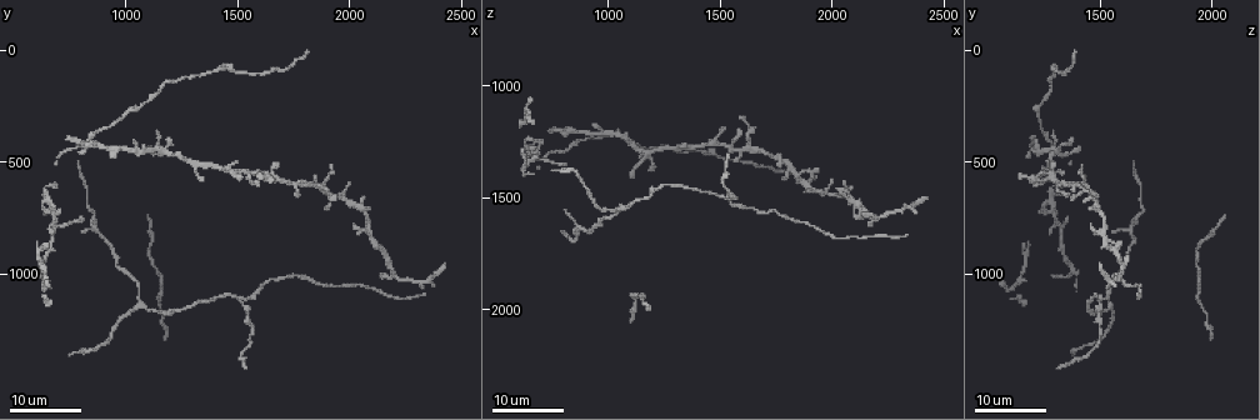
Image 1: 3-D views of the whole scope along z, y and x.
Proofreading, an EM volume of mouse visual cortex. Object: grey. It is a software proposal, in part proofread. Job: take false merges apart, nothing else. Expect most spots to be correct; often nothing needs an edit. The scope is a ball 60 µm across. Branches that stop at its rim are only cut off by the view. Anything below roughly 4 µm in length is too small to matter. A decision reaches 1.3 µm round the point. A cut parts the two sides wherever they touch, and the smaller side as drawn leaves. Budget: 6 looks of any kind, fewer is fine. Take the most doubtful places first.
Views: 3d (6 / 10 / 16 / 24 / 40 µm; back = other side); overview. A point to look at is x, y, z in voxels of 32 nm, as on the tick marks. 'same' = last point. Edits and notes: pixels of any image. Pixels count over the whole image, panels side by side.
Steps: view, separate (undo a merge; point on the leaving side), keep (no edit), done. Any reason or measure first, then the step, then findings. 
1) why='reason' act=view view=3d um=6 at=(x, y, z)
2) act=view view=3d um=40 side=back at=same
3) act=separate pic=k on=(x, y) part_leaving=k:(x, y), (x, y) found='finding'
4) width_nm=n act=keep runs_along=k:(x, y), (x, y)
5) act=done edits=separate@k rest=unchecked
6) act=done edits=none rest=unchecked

why='side arm on a straight run' act=view view=3d um=24 at=(1520, 1140, 1500)

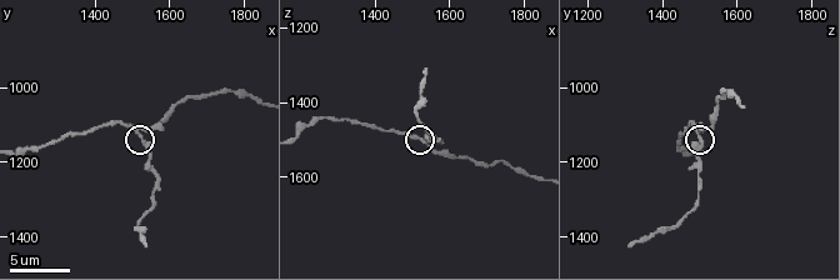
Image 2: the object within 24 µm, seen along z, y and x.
act=view view=3d um=10 at=(1520, 1130, 1490)

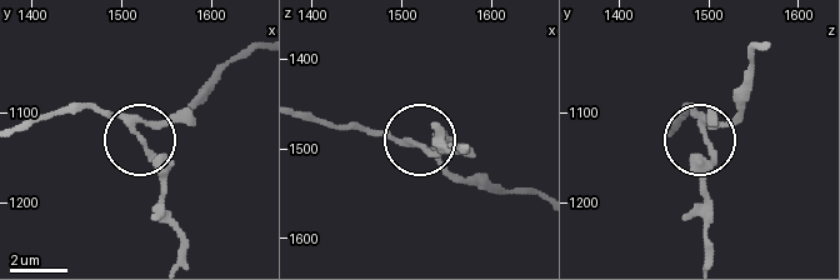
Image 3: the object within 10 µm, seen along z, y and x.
side_arm_um=14 act=separate pic=3 on=(159, 158) part_leaving=3:(700, 126), (706, 145), (706, 253) found='two neurons meet here'

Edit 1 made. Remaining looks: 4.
why='three arms meet' act=view view=3d um=24 at=(1070, 1140, 1550)

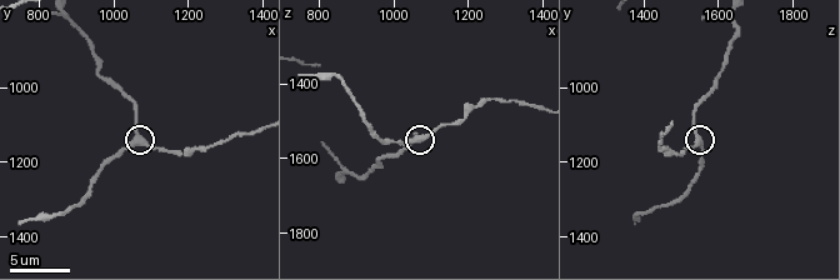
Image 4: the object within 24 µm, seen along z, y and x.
why='closer look' act=view view=3d um=6 at=(1060, 1130, 1540)

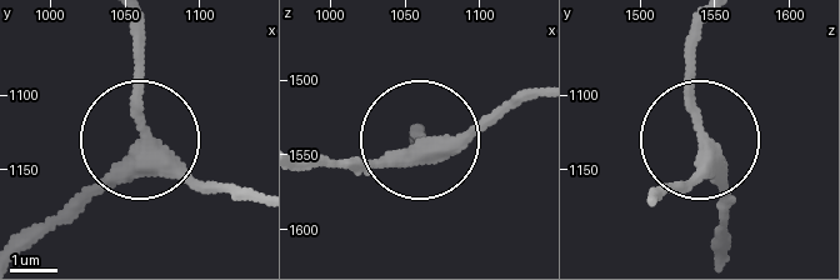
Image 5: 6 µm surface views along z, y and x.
width_nm=330 act=keep found='one neuron here'

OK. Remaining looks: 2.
why='thick turns thin' act=view view=3d um=24 at=(880, 800, 1630)

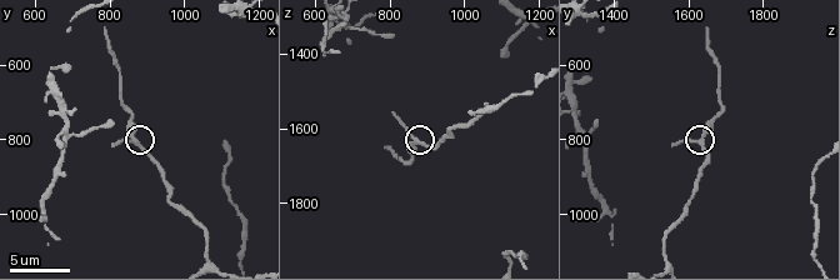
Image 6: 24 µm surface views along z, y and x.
act=view view=3d um=6 at=(870, 800, 1630)

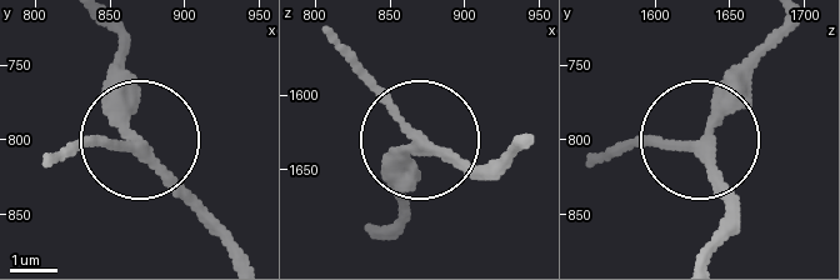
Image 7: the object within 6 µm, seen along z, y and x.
arms=3 act=keep found='all the same neuron'

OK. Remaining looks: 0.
act=done edits=separate@3 rest=unchecked

